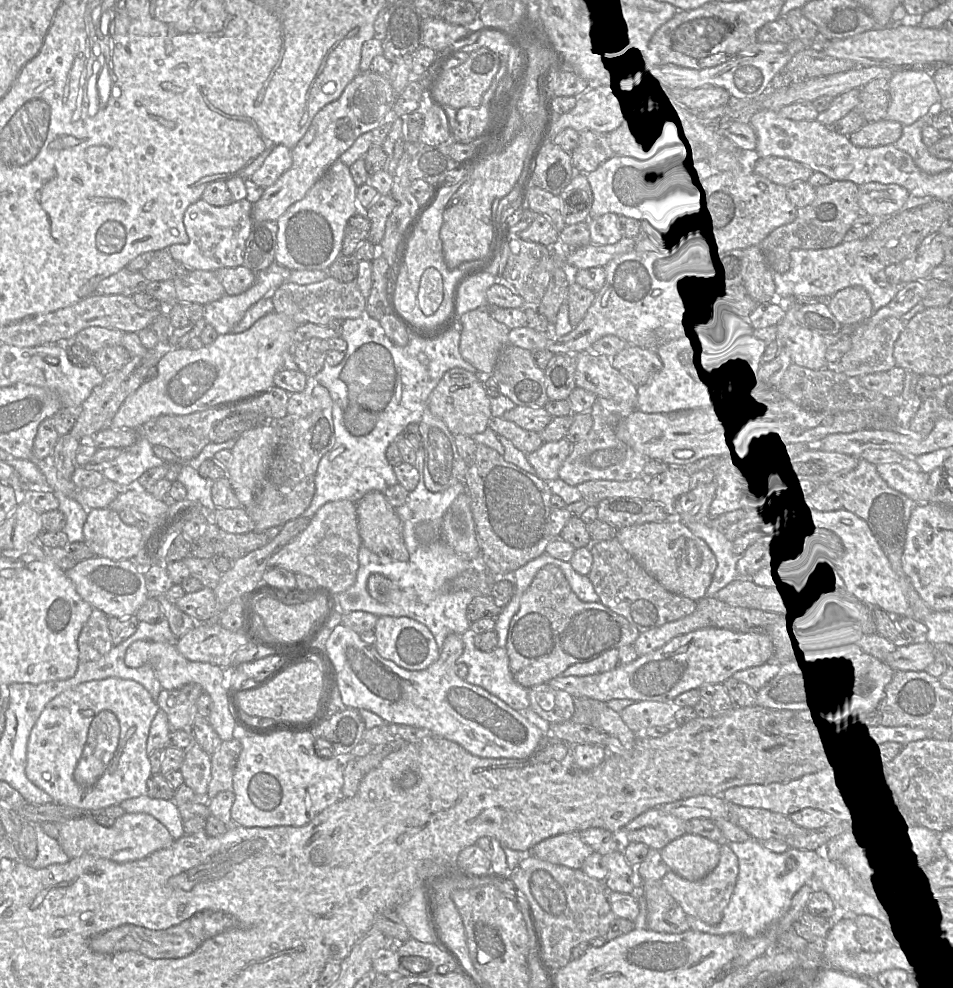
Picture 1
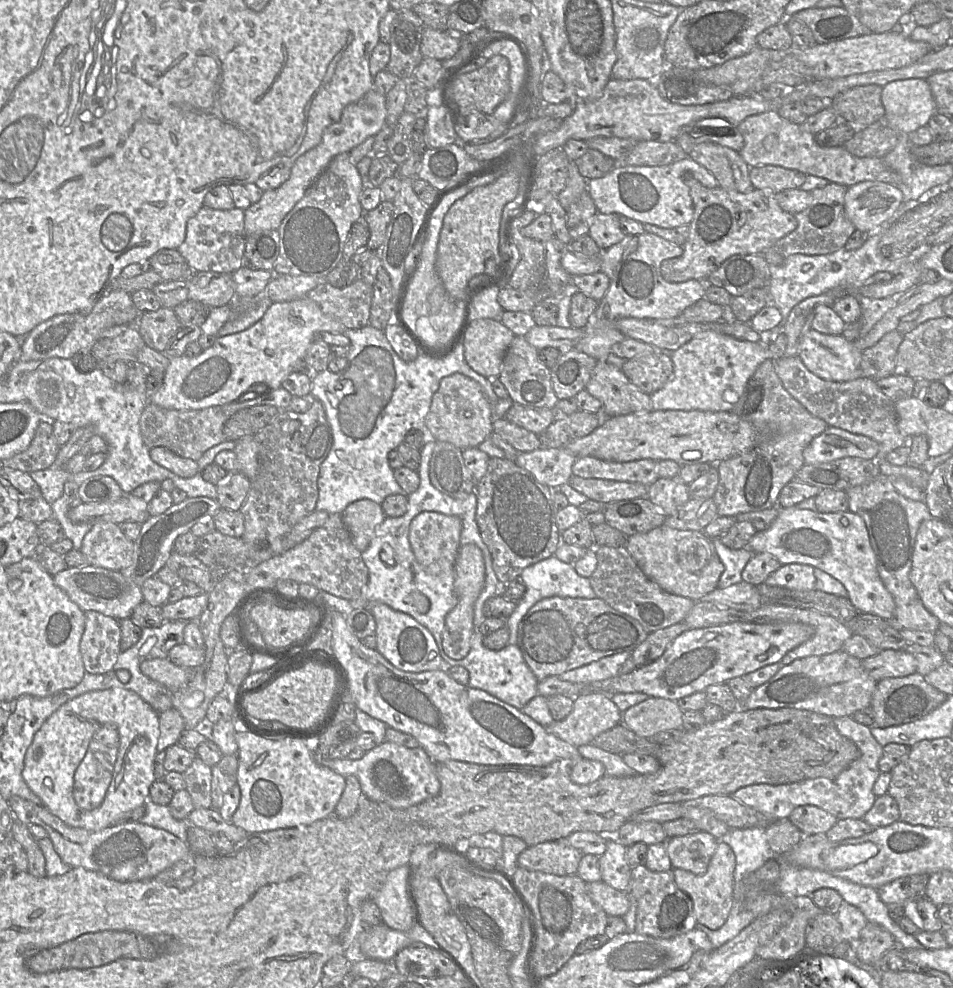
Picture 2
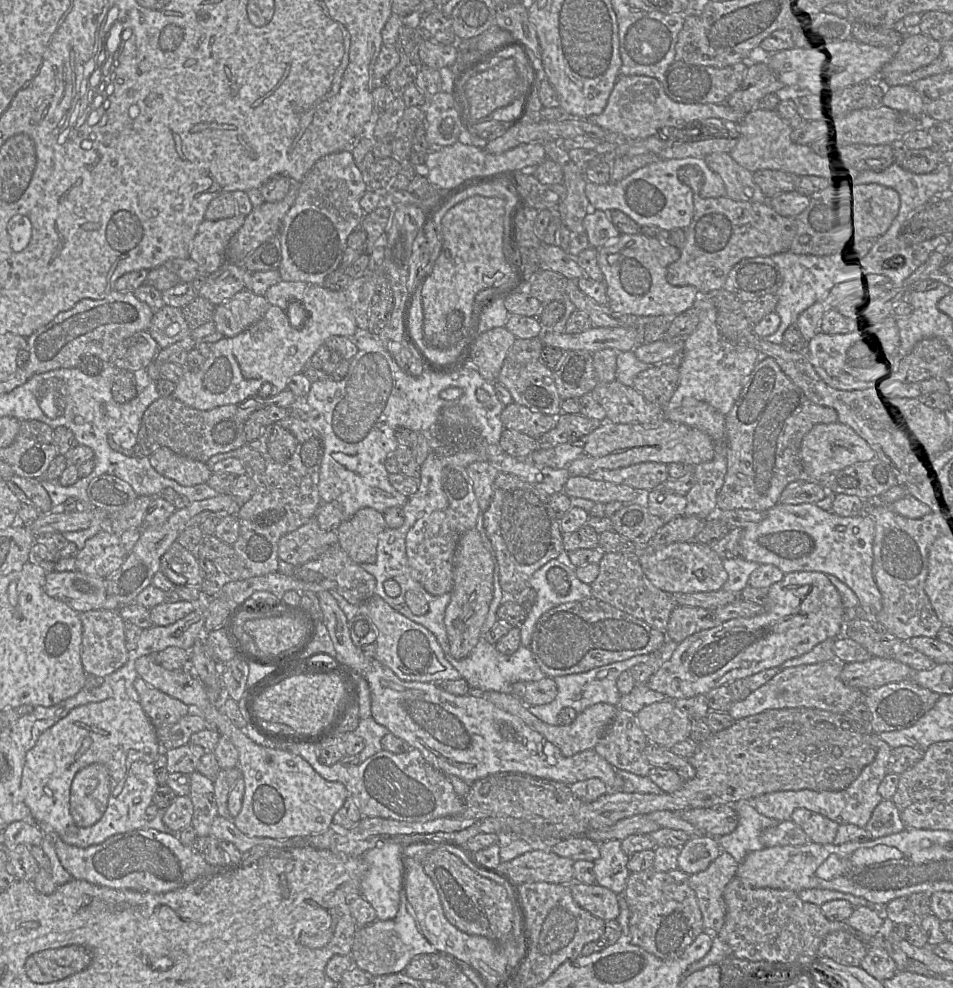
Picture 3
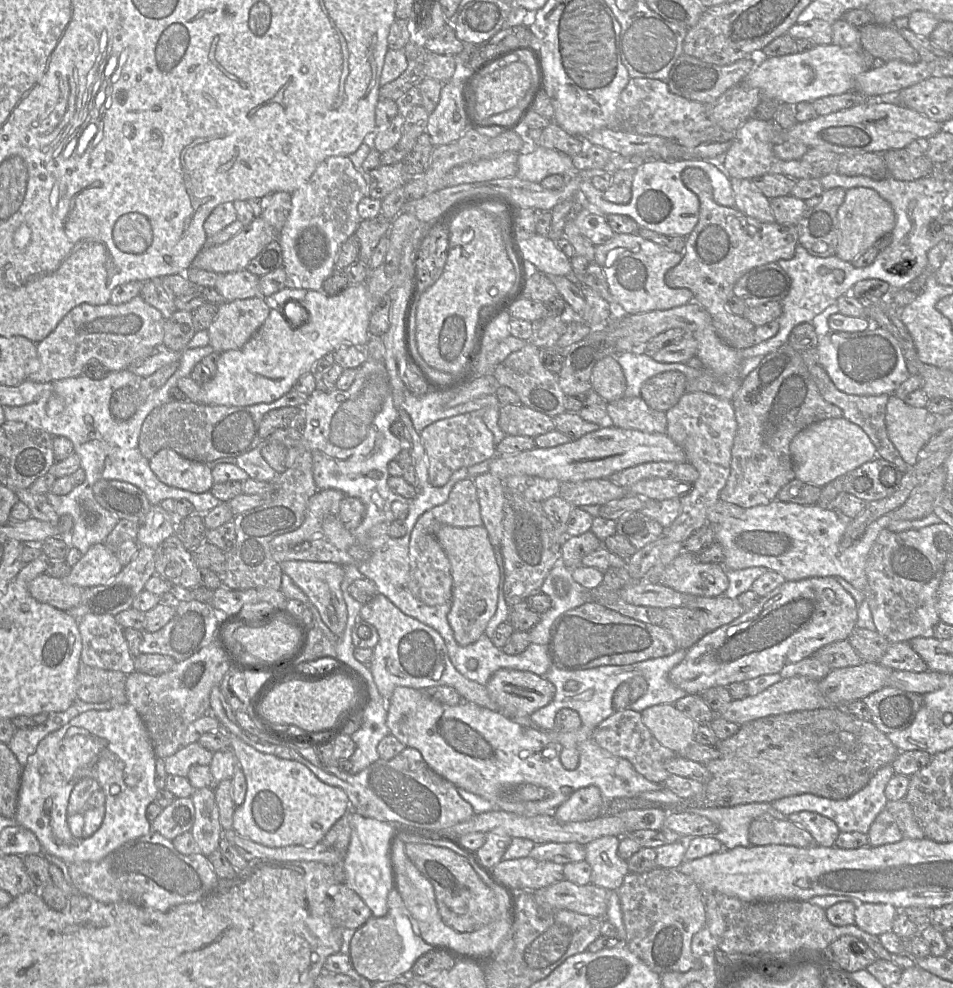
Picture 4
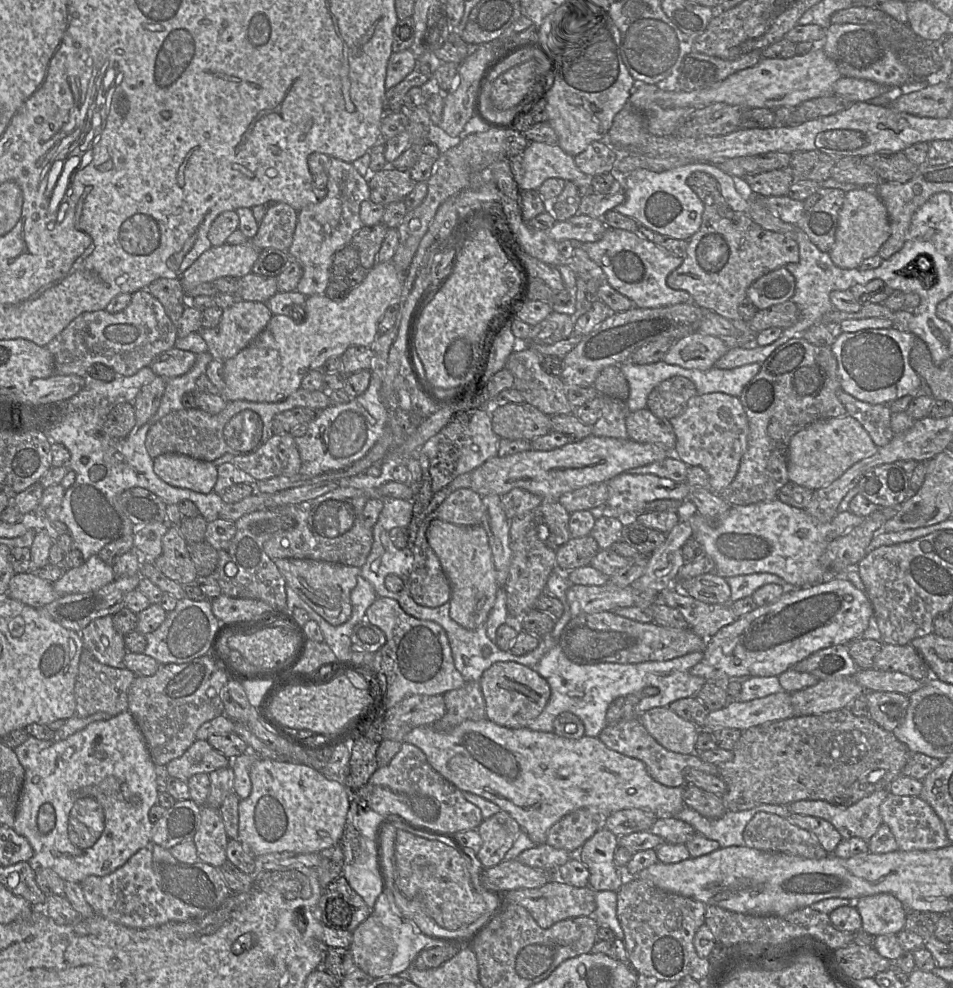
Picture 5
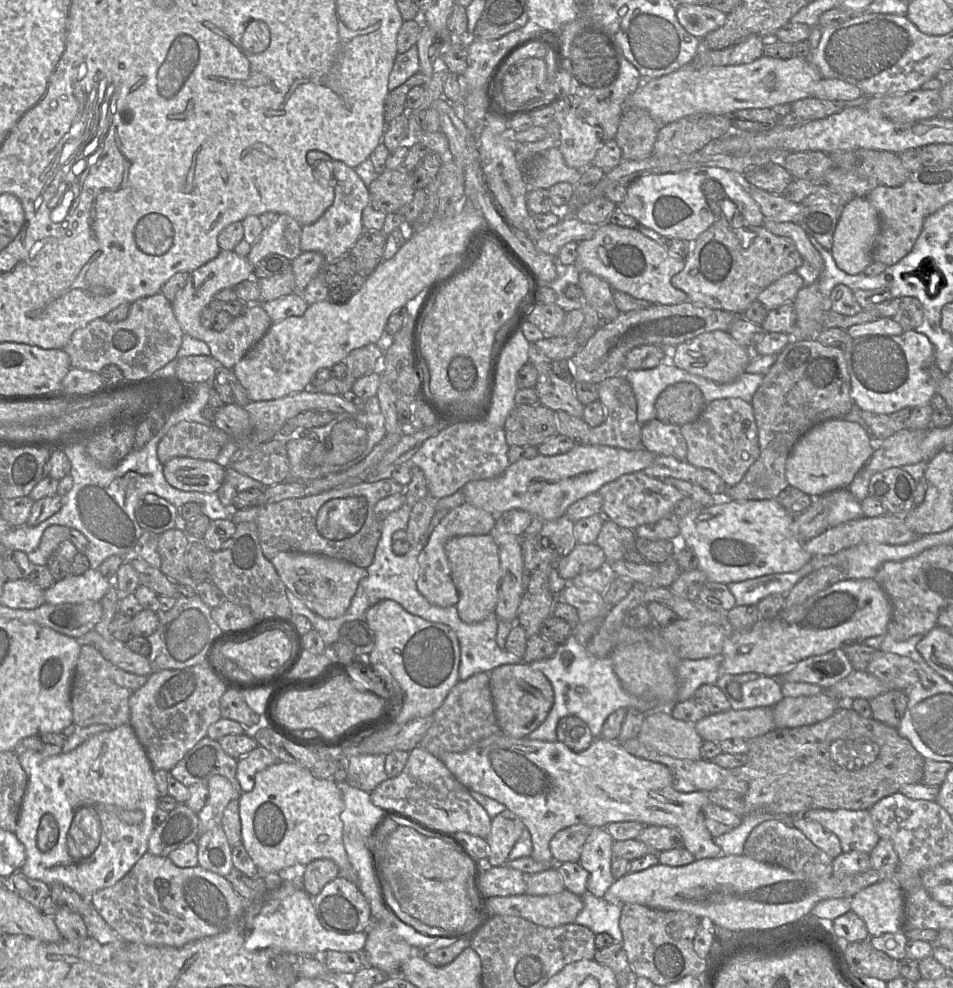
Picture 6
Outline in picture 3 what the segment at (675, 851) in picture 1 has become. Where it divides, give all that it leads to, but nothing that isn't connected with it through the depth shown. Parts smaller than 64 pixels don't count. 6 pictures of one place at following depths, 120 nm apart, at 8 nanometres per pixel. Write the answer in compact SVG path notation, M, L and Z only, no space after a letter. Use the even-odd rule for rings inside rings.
M709 835L691 837L680 847L678 869L688 875L701 872L722 852L717 838Z

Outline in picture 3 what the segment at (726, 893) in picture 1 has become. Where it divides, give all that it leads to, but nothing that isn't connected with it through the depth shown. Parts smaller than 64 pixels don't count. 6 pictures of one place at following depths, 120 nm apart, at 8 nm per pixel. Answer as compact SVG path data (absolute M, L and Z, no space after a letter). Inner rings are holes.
M722 851L708 868L689 875L688 883L696 894L702 914L703 932L718 936L726 914L723 891L736 875L738 865L731 854Z

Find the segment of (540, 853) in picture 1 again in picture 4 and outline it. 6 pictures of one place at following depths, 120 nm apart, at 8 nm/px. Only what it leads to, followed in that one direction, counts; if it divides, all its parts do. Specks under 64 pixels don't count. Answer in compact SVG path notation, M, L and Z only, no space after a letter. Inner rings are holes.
M525 858L500 861L492 868L494 878L518 892L536 891L564 879L563 866L550 861Z

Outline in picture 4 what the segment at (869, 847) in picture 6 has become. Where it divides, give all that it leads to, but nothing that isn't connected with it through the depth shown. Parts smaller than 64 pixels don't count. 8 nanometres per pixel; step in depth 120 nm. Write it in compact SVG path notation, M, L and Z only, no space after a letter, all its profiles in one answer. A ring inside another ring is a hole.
M891 765L880 768L863 789L846 799L834 800L810 793L803 793L779 798L772 801L771 804L787 817L792 813L800 811L816 812L834 821L842 832L861 832L867 834L875 818L886 807L888 800L885 796L885 788L894 774L895 772Z

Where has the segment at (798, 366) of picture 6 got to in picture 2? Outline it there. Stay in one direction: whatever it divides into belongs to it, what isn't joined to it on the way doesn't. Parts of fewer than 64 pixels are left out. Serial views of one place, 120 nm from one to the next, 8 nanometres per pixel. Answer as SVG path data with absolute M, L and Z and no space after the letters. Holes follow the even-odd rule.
M764 360L748 380L745 389L731 410L743 420L749 422L756 431L756 444L745 454L734 456L716 464L719 482L713 500L720 516L733 516L739 513L761 511L778 505L778 497L783 487L795 479L797 472L805 464L803 451L806 446L820 435L828 424L811 414L800 402L784 388L775 372L775 360Z

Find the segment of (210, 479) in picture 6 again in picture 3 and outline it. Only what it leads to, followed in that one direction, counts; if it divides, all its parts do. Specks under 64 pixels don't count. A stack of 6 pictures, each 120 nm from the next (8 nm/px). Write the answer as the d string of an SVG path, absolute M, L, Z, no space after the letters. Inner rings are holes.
M168 447L156 450L149 456L149 461L160 475L176 481L181 486L207 483L212 474L205 463L181 456Z

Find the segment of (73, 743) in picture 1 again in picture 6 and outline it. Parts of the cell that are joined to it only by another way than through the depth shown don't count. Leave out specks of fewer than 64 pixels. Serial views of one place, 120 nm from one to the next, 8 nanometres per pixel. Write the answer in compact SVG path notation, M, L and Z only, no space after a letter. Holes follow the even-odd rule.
M130 723L94 734L71 752L52 756L40 762L32 768L28 776L27 788L22 800L15 831L17 838L24 845L26 851L26 860L21 866L20 871L32 879L43 881L47 885L55 882L63 883L84 898L89 898L93 893L116 884L148 852L149 837L154 830L153 815L157 809L157 800L159 797L153 773L154 769L151 761Z

